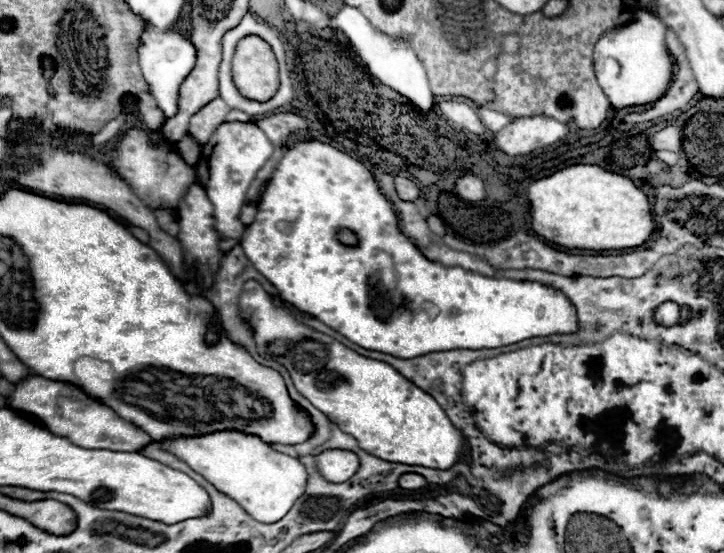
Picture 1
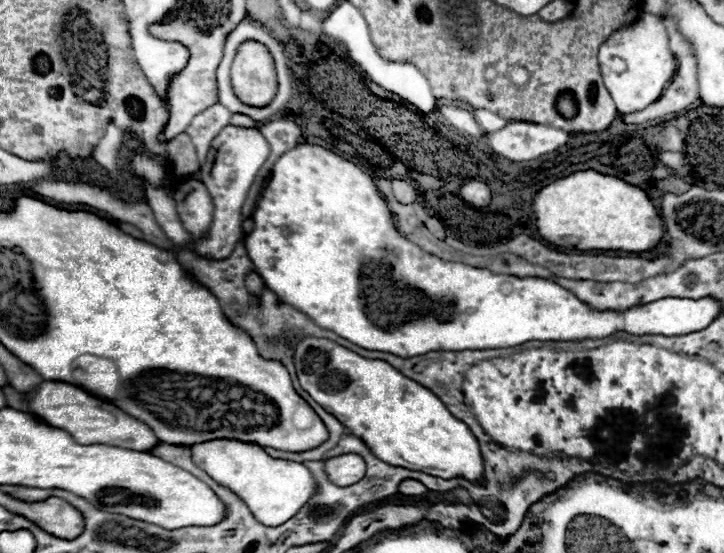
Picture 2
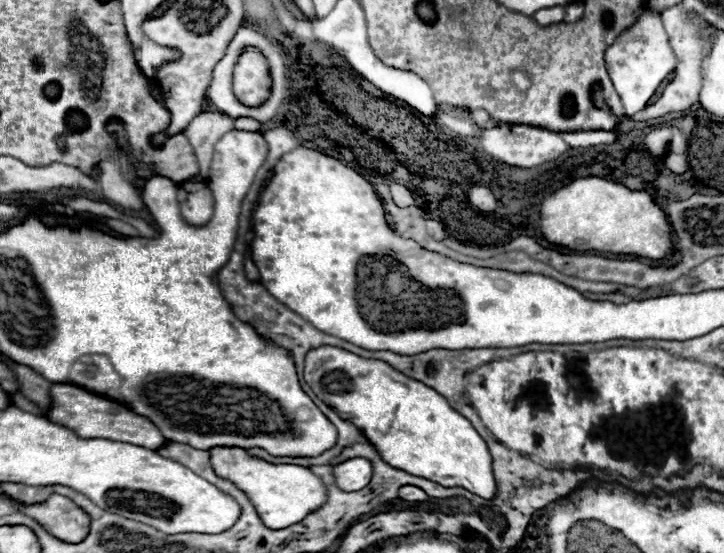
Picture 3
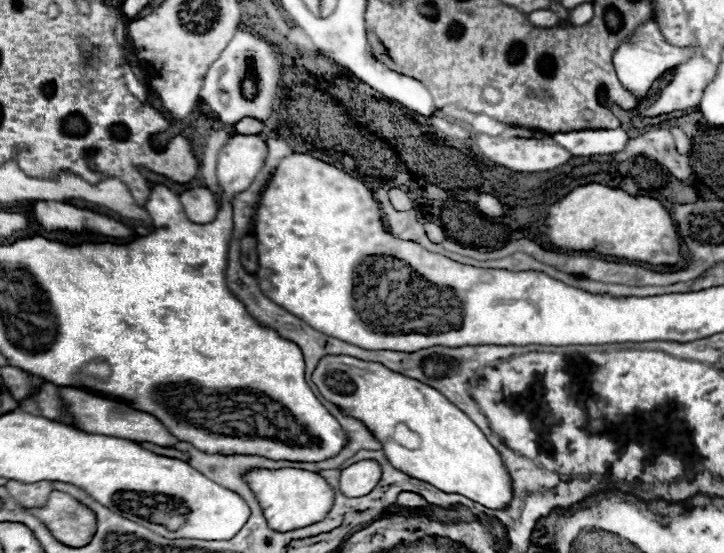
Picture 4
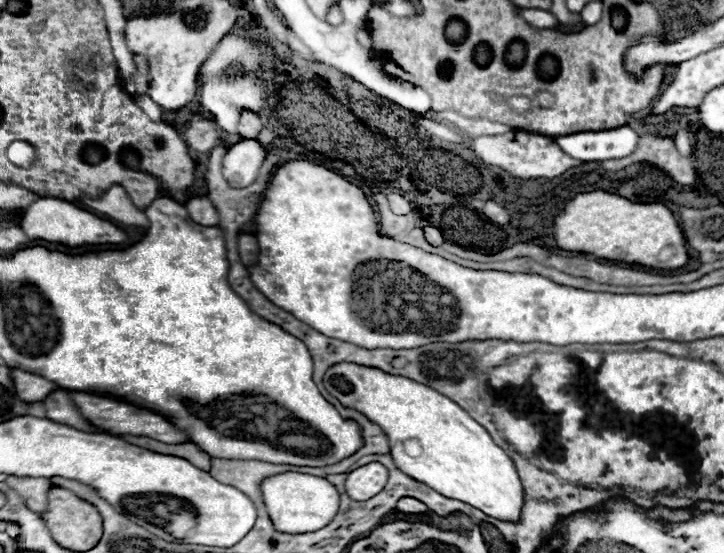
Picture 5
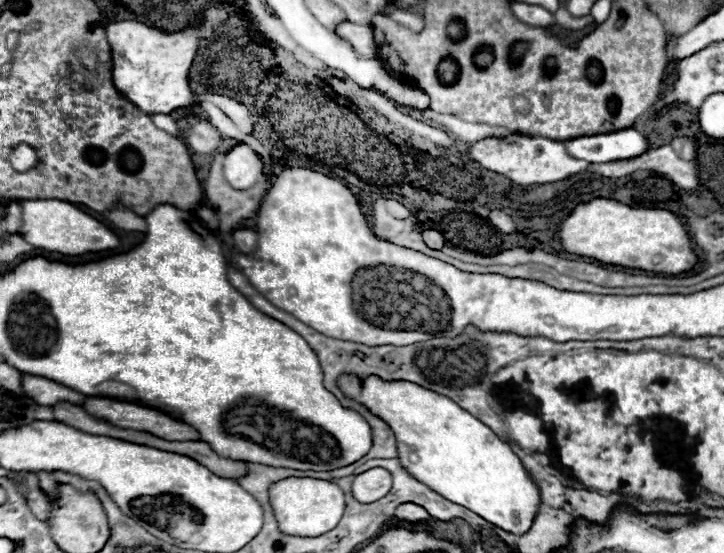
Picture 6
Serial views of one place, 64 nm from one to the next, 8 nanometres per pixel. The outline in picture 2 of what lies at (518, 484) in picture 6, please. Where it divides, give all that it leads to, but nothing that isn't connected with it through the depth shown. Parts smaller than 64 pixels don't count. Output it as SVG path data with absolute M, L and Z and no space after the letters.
M304 336L294 348L294 368L300 388L306 390L326 412L340 420L356 438L360 438L370 448L372 454L376 454L386 464L422 470L440 478L464 476L474 482L482 476L482 456L470 428L464 422L456 420L430 390L412 382L388 362L362 358L328 338Z

